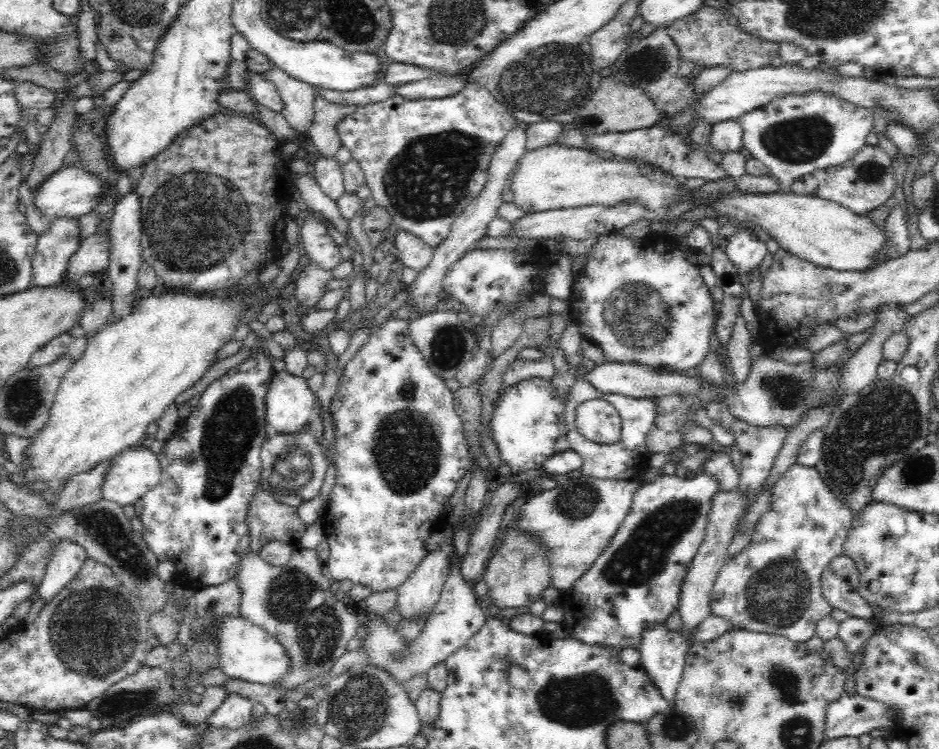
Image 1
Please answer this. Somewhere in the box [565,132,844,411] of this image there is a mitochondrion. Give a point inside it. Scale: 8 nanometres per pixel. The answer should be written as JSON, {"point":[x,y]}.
{"point":[633,312]}

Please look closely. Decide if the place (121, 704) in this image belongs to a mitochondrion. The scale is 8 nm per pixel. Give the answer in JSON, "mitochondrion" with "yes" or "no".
{"mitochondrion":"yes"}

